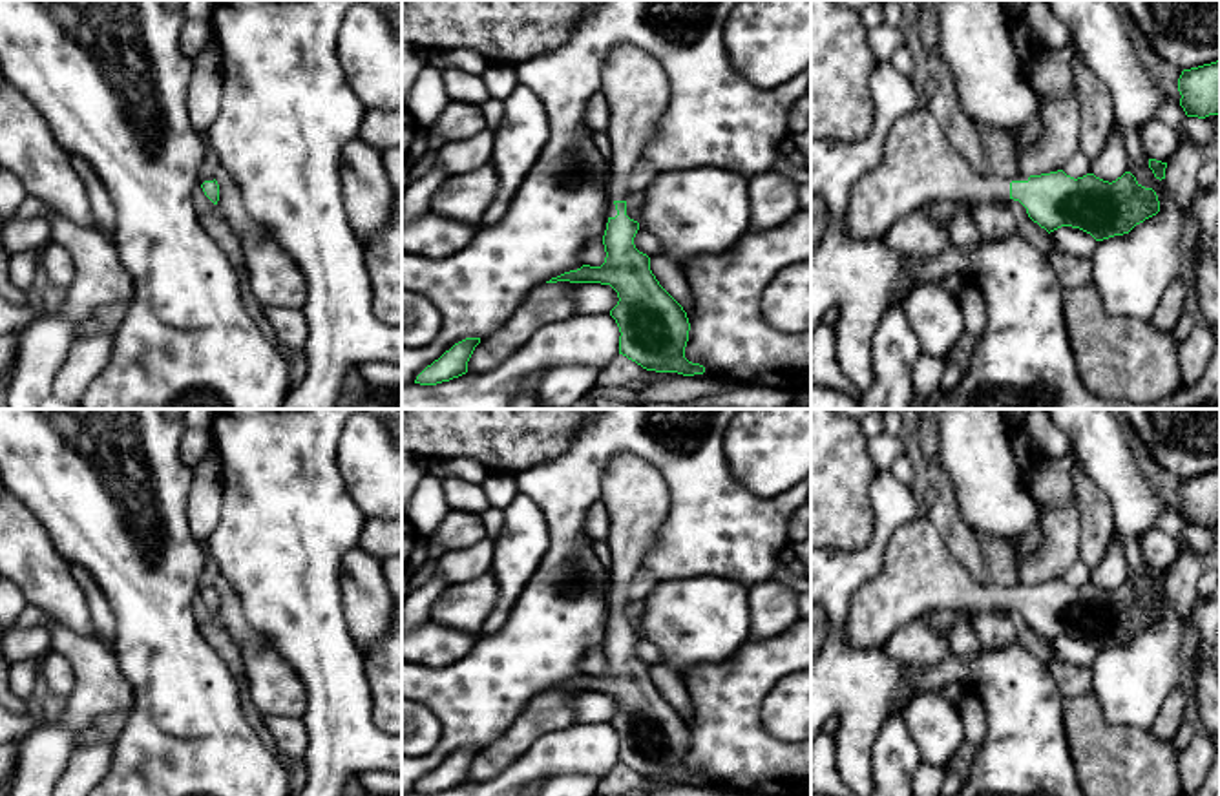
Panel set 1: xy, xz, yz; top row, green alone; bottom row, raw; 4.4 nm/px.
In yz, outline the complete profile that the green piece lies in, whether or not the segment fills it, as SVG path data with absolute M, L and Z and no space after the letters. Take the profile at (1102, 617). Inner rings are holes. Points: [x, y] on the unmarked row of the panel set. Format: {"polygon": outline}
{"polygon": "M919 517L893 531L880 573L855 592L846 617L844 639L853 648L878 648L913 619L933 610L955 608L964 608L970 613L1014 608L1048 643L1061 635L1072 635L1090 643L1096 650L1129 643L1136 634L1160 621L1156 601L1141 595L1131 581L1112 592L1094 582L1074 588L1063 579L1030 586L1021 582L1014 586L975 582L948 551L928 517Z"}

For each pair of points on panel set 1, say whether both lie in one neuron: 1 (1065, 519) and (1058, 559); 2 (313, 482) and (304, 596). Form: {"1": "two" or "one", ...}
{"1": "one", "2": "one"}

